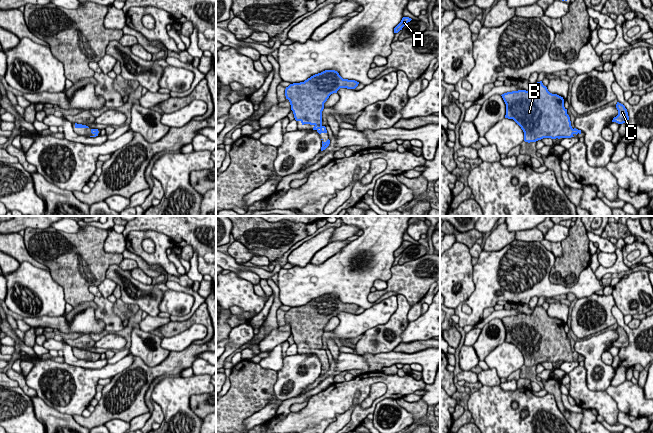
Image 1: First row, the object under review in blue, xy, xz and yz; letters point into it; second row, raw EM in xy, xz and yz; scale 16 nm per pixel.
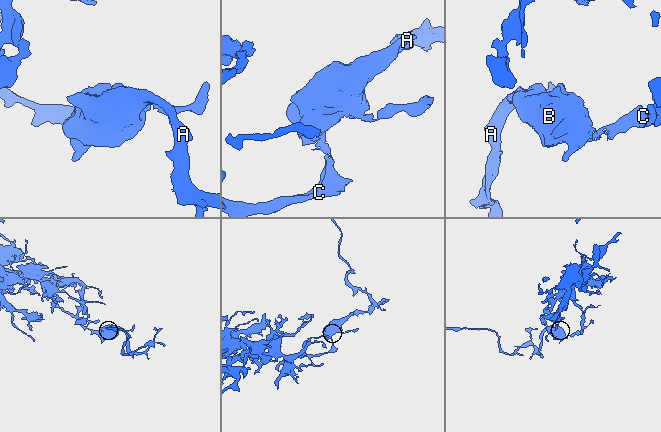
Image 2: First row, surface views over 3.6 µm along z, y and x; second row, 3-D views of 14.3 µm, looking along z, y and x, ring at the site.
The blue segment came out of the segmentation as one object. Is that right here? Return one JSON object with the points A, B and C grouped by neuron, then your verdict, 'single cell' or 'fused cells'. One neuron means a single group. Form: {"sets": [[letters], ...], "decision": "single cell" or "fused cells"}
{"sets": [["A", "B", "C"]], "decision": "single cell"}

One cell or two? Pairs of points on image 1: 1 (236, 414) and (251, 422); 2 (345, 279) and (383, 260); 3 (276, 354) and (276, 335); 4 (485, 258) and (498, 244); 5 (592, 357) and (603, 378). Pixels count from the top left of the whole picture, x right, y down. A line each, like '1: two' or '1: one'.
1: two
2: one
3: two
4: two
5: one

